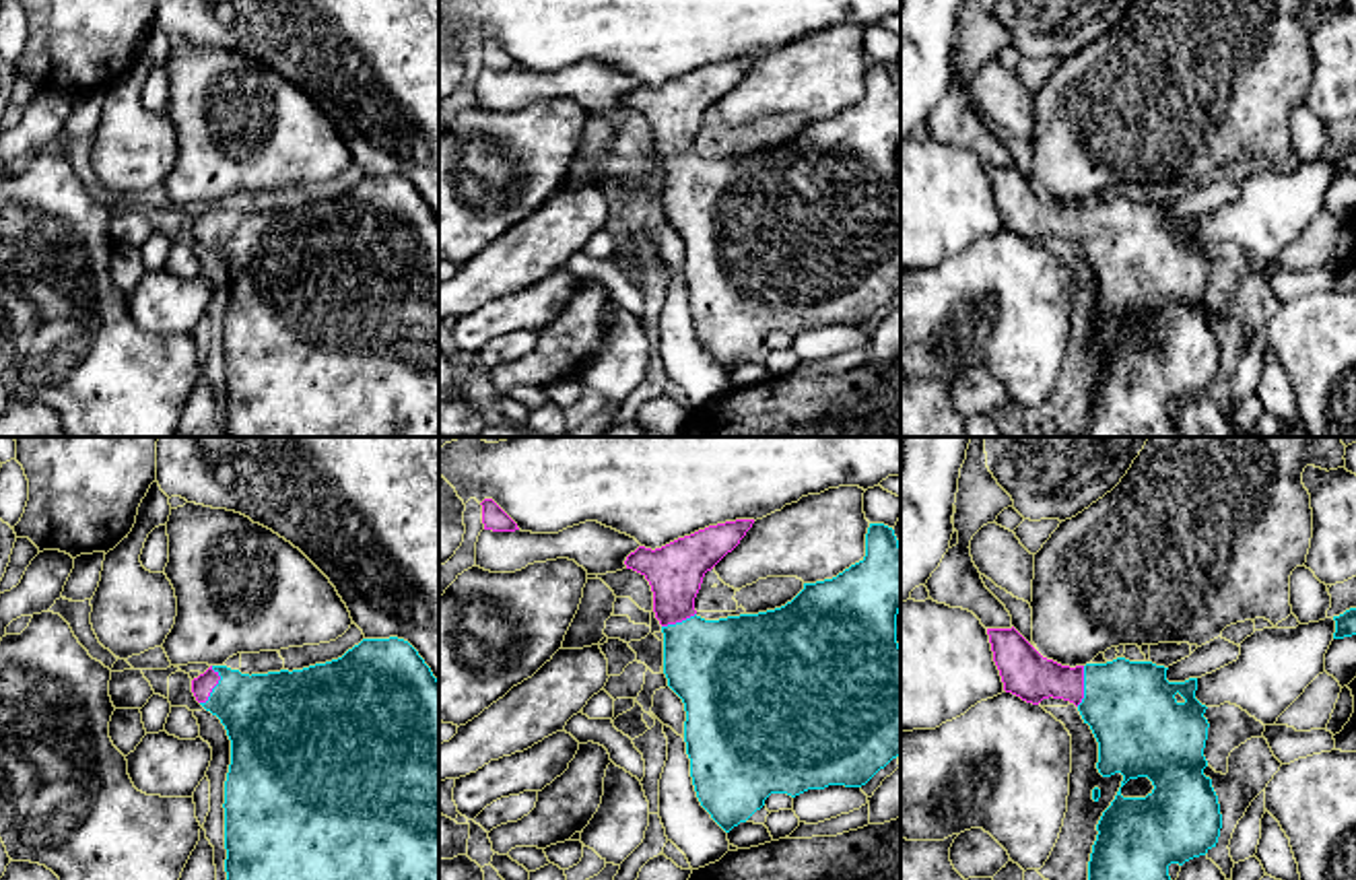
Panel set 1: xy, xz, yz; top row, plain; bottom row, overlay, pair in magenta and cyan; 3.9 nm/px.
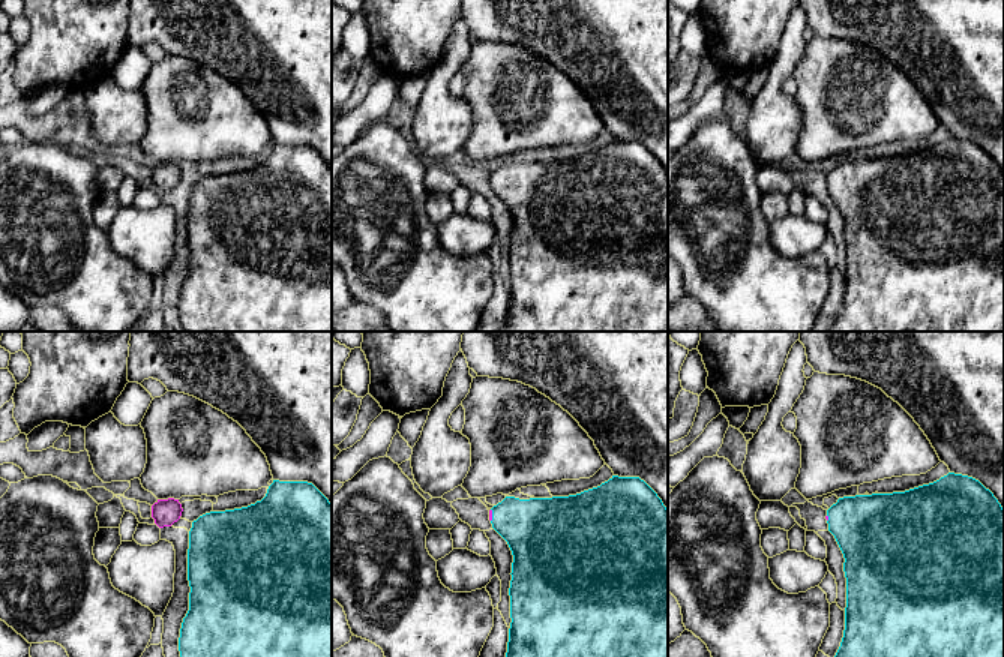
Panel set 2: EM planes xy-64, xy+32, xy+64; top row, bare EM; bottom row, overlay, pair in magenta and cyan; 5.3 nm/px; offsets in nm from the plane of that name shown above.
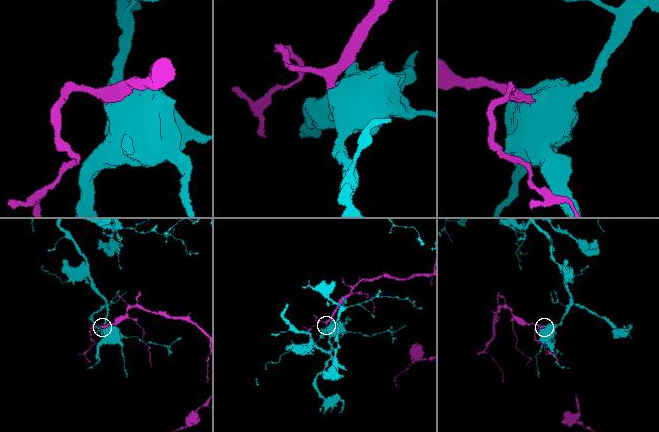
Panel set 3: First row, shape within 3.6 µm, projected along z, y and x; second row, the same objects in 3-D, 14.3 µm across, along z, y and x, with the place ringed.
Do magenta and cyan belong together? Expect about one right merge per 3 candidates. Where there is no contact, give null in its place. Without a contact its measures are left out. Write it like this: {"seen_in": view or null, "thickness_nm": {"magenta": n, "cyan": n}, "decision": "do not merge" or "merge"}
{"seen_in": "xy", "thickness_nm": {"magenta": 80, "cyan": 340}, "decision": "merge"}

